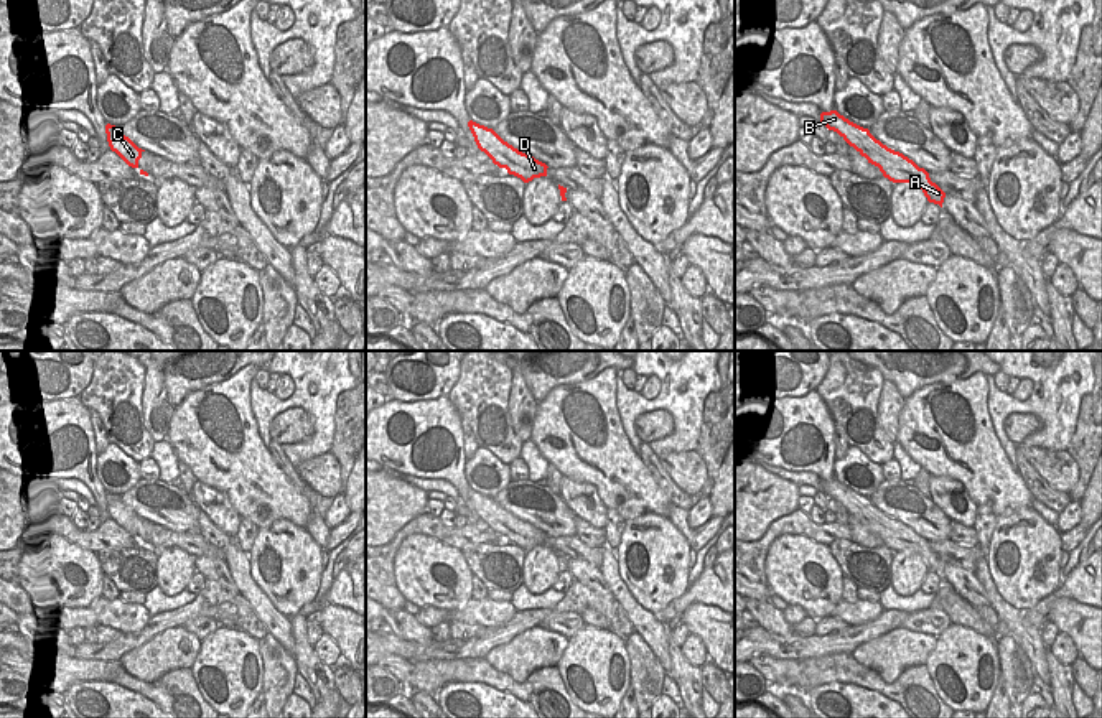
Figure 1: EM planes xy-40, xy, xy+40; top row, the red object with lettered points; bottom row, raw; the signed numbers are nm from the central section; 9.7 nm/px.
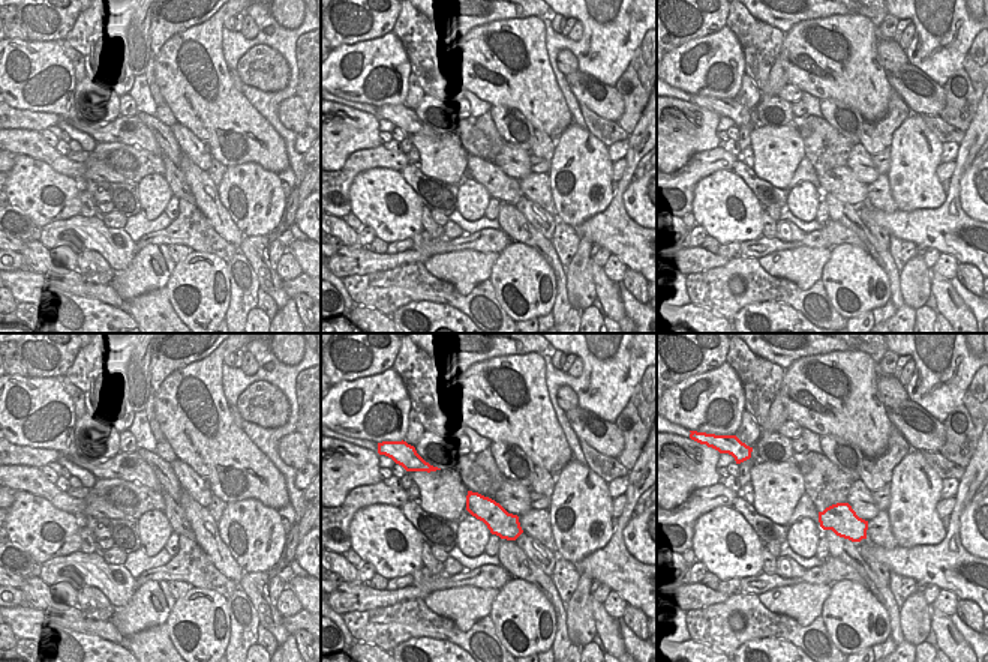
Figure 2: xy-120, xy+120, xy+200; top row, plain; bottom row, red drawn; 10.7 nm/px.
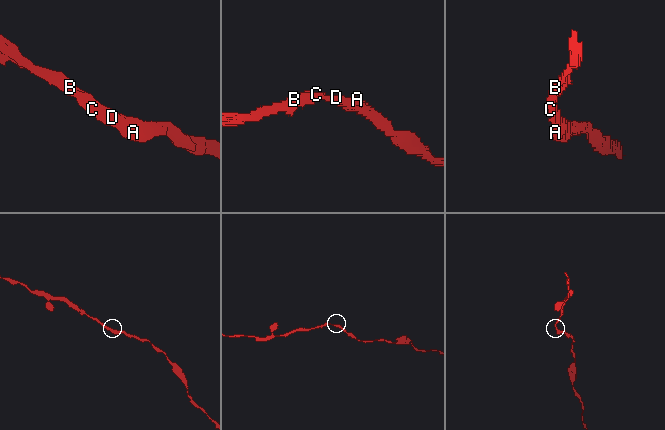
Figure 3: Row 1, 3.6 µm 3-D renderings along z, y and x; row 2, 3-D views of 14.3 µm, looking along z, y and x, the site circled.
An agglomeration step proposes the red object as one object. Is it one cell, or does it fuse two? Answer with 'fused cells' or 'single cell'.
single cell

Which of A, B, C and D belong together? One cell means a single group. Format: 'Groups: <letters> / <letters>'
Groups: A B C D.

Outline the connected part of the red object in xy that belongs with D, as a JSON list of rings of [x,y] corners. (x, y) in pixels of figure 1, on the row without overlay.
[[[473,489],[468,496],[474,506],[474,511],[481,520],[484,520],[494,534],[506,537],[509,543],[521,547],[524,552],[534,547],[547,545],[547,534],[534,525],[519,520],[507,511],[504,511],[493,497],[479,494]]]

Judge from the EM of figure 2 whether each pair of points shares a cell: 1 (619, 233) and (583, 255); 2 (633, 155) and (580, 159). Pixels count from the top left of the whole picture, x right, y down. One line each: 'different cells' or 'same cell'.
1: different cells
2: different cells

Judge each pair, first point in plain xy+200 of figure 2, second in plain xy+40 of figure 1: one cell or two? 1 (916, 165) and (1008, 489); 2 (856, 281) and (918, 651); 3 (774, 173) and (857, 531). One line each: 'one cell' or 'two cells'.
1: two cells
2: two cells
3: one cell

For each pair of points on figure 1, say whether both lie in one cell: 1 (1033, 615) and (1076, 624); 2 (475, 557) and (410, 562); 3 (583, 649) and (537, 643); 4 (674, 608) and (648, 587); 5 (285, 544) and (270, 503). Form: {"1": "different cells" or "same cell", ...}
{"1": "different cells", "2": "different cells", "3": "different cells", "4": "different cells", "5": "different cells"}

